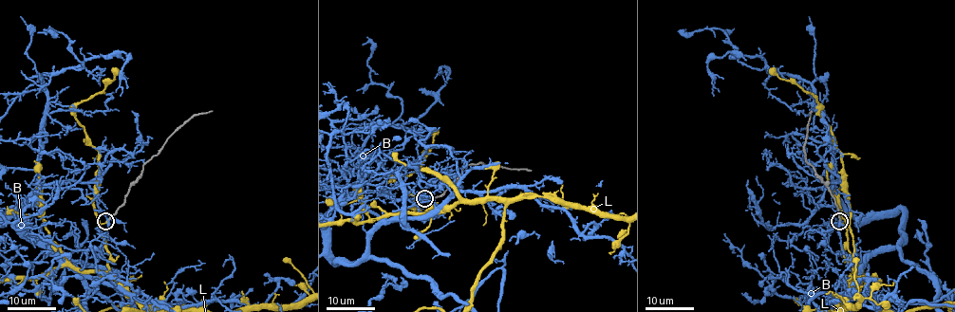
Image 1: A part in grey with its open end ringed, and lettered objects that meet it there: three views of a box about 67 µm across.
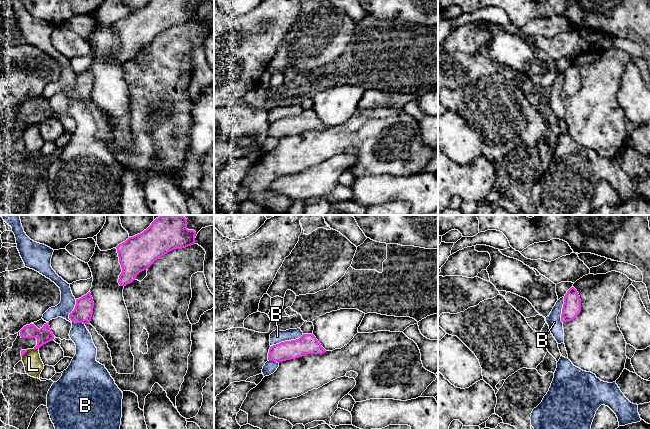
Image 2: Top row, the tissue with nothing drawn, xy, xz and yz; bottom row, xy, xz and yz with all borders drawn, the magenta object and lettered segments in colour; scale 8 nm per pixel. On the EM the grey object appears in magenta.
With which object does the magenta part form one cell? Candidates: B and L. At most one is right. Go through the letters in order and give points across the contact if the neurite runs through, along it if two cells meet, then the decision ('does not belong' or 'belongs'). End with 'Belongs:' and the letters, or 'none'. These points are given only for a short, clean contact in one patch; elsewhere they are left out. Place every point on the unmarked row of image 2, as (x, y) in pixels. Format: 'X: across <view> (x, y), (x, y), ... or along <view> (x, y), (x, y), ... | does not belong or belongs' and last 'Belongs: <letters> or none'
B: along xy (76, 75), (69, 94), (84, 100) | does not belong
L: does not belong
Belongs: none

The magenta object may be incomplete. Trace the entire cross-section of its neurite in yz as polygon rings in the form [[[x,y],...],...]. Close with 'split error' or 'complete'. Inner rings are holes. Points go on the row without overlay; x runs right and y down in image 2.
[[[571,63],[564,72],[561,97],[574,96],[581,88],[581,76],[577,66]]]; complete

